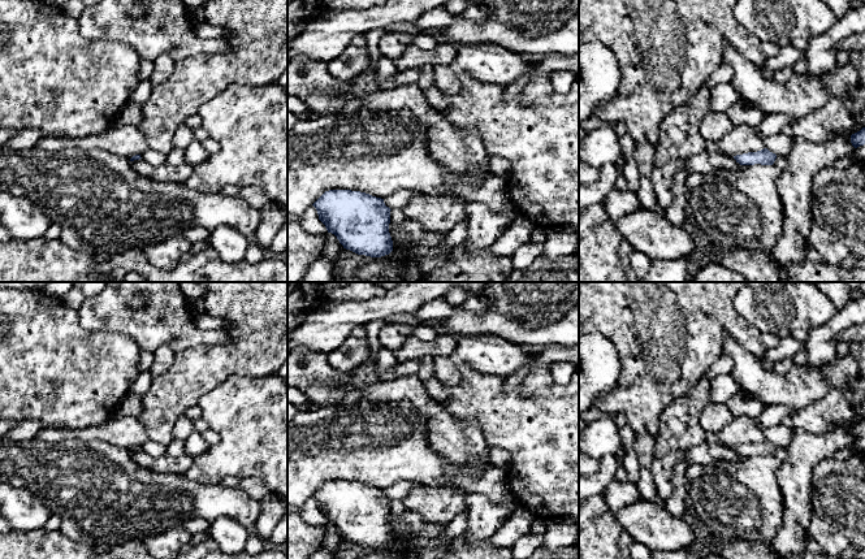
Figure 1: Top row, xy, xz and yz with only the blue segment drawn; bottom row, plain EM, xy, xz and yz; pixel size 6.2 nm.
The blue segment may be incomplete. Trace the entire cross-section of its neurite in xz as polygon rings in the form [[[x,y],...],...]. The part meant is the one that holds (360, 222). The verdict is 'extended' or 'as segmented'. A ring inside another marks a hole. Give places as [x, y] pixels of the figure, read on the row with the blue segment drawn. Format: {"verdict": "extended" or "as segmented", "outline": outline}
{"verdict": "as segmented", "outline": [[[329,190],[312,205],[328,233],[334,234],[343,248],[371,257],[381,257],[393,251],[389,233],[392,209],[385,205],[384,199],[360,191]]]}

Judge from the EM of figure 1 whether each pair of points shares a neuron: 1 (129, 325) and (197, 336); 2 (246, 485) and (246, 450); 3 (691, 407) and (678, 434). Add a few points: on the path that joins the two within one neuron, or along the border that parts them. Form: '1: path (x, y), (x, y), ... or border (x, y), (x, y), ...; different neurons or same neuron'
1: path (146, 326), (174, 326), (180, 332); same neuron
2: border (241, 477), (258, 477), (269, 493); different neurons
3: path (684, 414), (679, 419), (679, 428); same neuron

